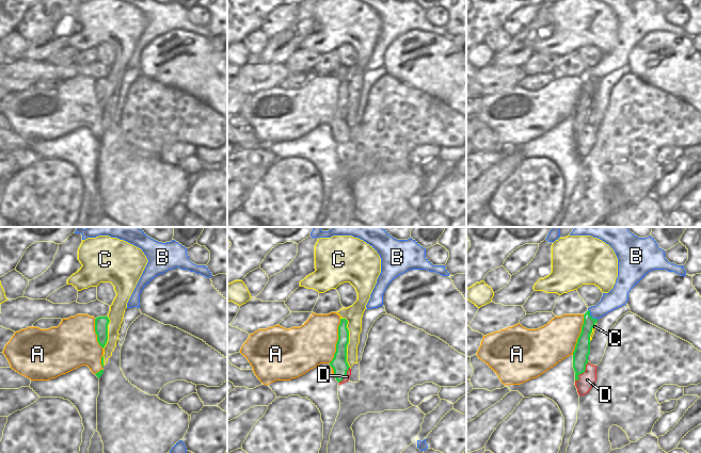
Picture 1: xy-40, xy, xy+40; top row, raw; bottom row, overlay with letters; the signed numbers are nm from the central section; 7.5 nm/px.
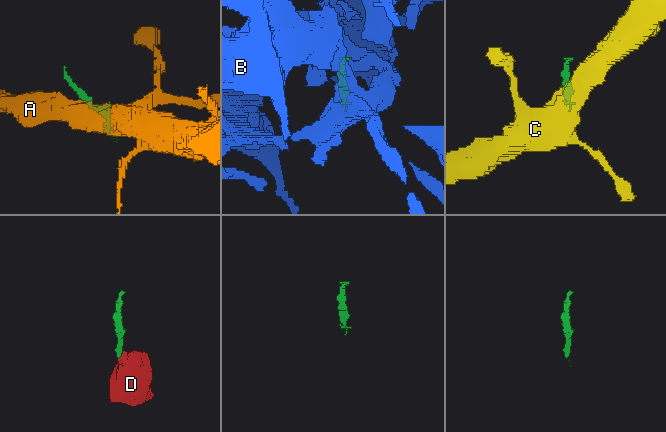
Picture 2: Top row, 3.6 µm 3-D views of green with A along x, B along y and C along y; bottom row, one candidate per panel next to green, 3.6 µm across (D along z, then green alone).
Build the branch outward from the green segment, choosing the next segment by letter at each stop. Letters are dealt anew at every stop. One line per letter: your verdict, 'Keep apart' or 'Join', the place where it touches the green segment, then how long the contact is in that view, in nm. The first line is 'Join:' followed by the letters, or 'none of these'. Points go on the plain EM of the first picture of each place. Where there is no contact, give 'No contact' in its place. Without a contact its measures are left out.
Join: none of these
A: Keep apart. Touches green at xy (337, 102). Shared border 340 nm
B: Keep apart. Touches green at xy+40 (590, 77). Shared border 110 nm
C: Keep apart. Touches green at xy (348, 102). Shared border 380 nm
D: Keep apart. Touches green at xy+40 (583, 133). Shared border 180 nm

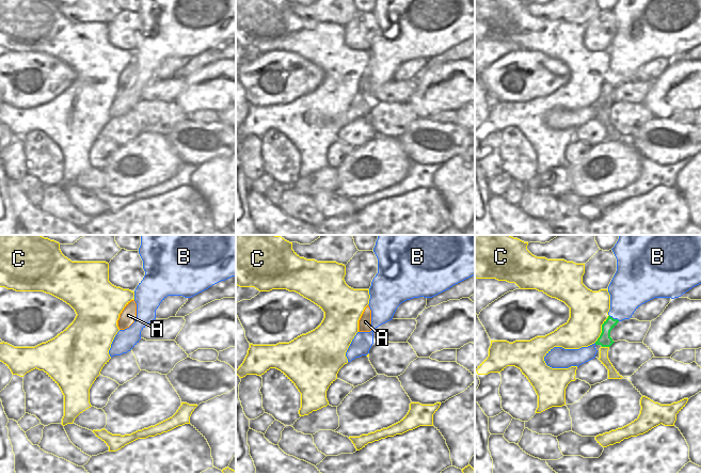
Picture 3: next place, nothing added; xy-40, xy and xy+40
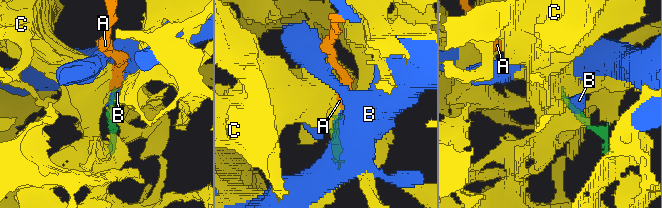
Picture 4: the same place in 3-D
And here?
Join: A
A: Join. No contact
B: Keep apart. Touches green at xy+40 (615, 80). Shared border 90 nm
C: Keep apart. Touches green at xy+40 (602, 90). Shared border 240 nm

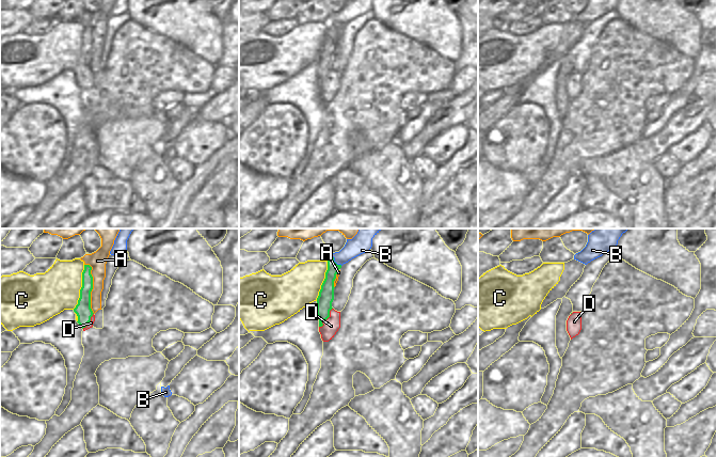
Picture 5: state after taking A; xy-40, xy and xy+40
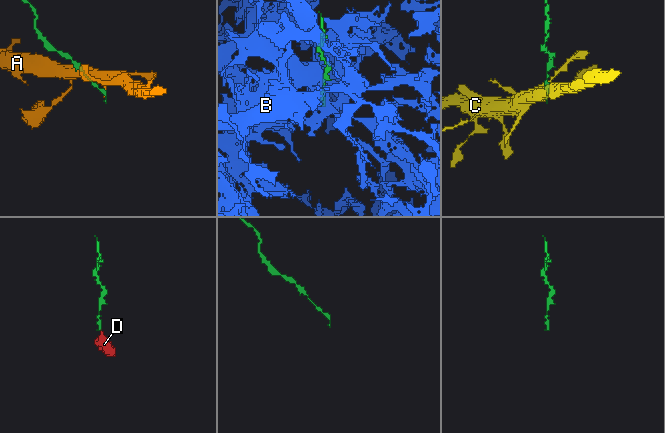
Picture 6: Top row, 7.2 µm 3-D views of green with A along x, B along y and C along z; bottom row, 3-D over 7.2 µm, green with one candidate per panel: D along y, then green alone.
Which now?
Join: none of these
A: Keep apart. Touches green at xy-40 (92, 48). Shared border 380 nm
B: Keep apart. Touches green at xy (334, 22). Shared border 110 nm
C: Keep apart. Touches green at xy-40 (81, 48). Shared border 340 nm
D: Keep apart. Touches green at xy (327, 79). Shared border 180 nm

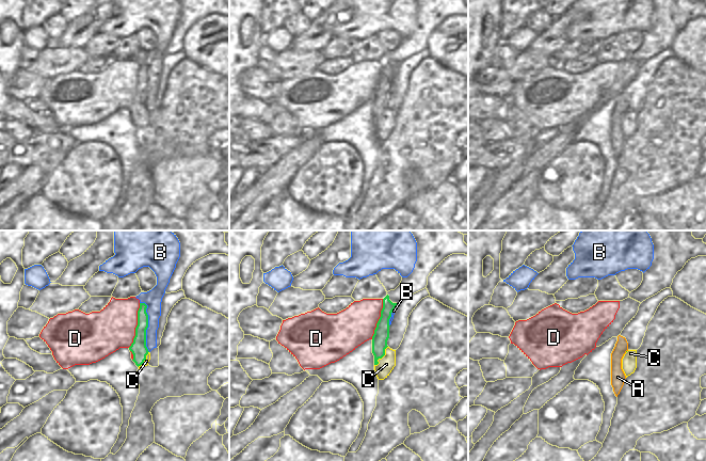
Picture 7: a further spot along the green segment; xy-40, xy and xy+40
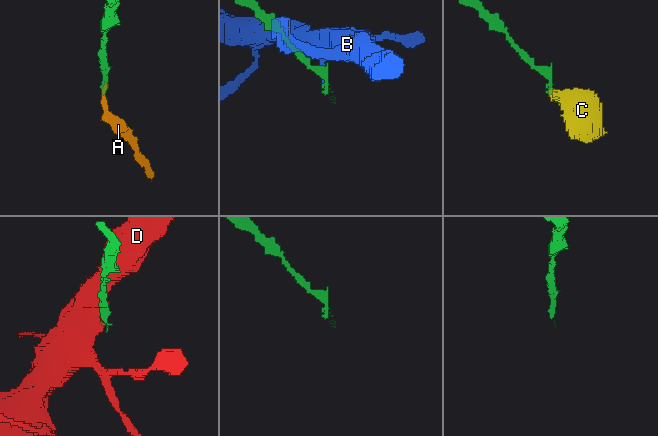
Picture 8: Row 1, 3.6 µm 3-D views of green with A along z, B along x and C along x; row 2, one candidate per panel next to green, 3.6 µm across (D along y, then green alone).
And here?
Join: A
A: Join. No contact
B: Keep apart. Touches green at xy-40 (147, 86). Shared border 380 nm
C: Keep apart. Touches green at xy (382, 117). Shared border 180 nm
D: Keep apart. Touches green at xy-40 (137, 86). Shared border 340 nm

